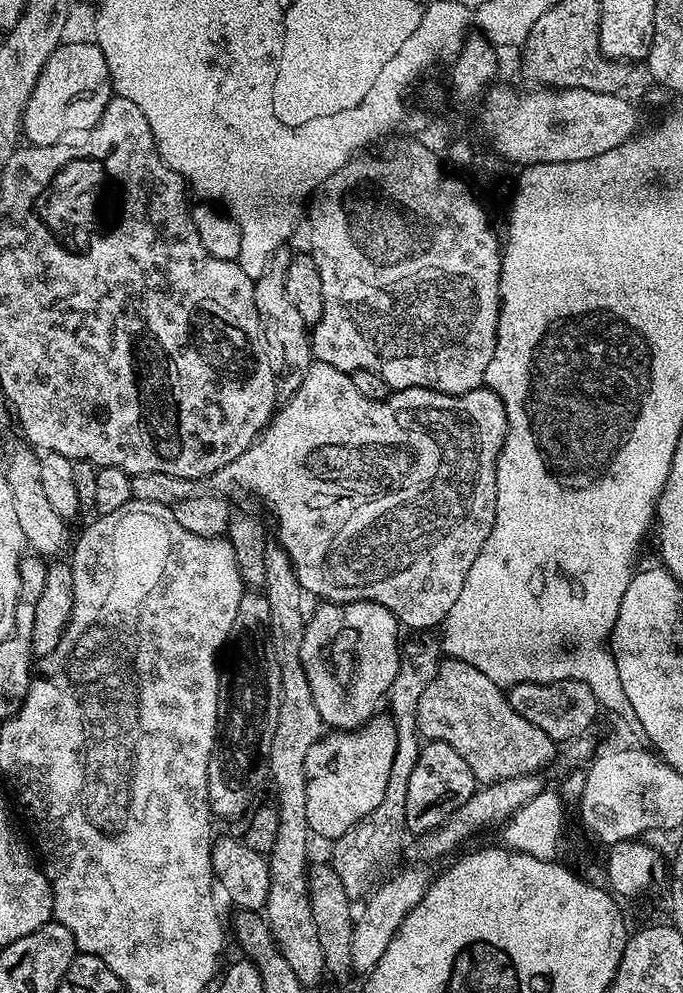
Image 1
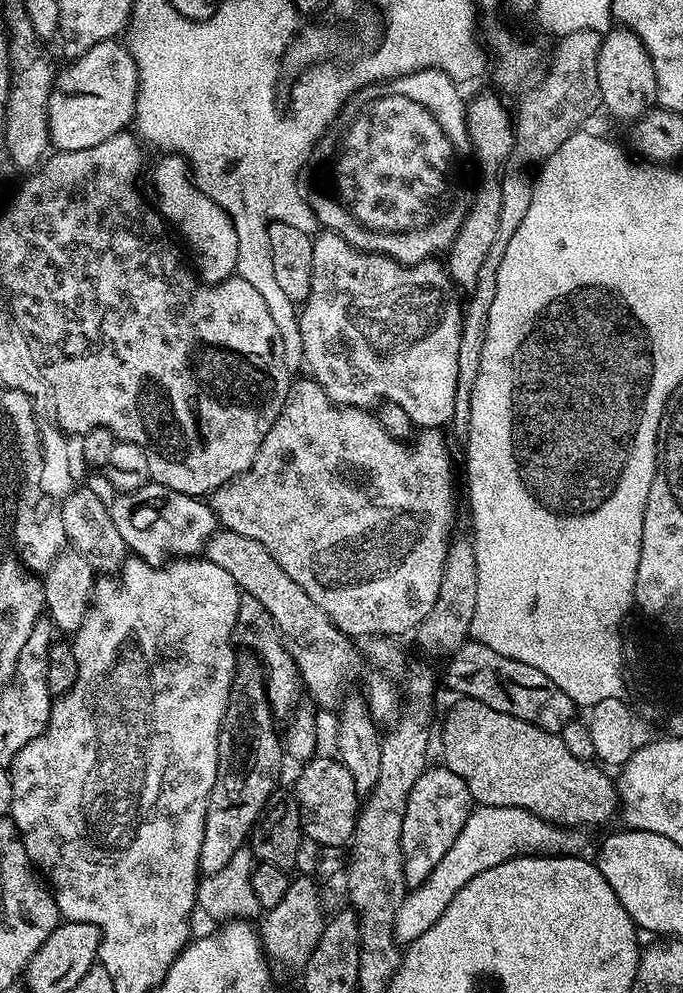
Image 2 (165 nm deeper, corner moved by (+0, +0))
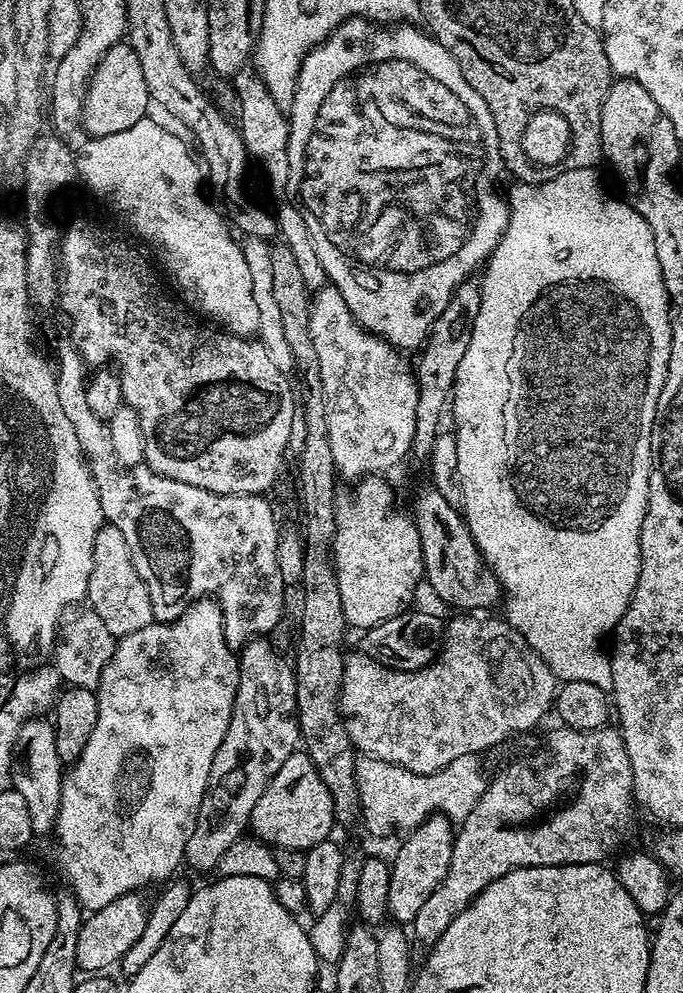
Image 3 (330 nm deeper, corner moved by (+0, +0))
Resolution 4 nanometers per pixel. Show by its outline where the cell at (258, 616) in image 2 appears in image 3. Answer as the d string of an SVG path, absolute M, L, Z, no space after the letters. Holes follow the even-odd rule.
M268 638L249 640L238 652L240 677L230 726L226 738L222 738L222 746L218 746L218 754L214 754L214 766L210 766L208 779L212 786L228 784L232 797L217 820L201 819L194 834L190 834L190 842L186 842L184 864L196 872L212 872L226 850L249 831L258 798L262 798L266 786L270 786L270 778L278 774L282 762L286 762L301 743L300 715L296 713L296 674L293 665L289 661L287 664L272 649L270 641Z

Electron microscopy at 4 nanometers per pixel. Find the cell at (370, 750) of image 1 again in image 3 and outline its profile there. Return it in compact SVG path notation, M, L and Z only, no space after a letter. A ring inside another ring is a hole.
M297 750L282 762L278 774L270 778L270 786L266 786L262 798L258 798L258 806L254 806L252 811L250 832L255 839L277 849L307 850L329 839L333 835L332 827L336 828L337 824L330 790L322 782L307 753Z

